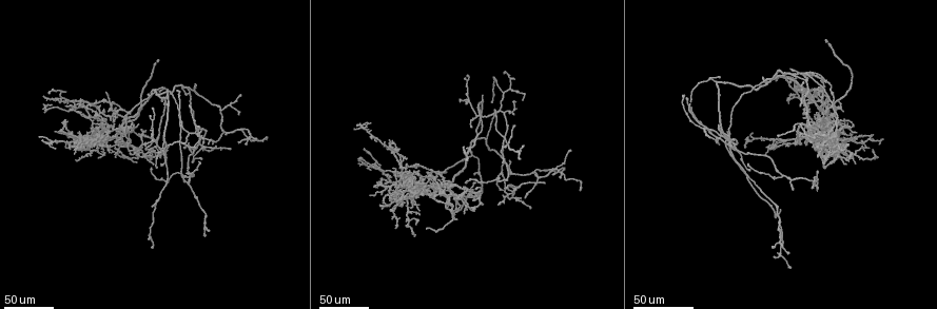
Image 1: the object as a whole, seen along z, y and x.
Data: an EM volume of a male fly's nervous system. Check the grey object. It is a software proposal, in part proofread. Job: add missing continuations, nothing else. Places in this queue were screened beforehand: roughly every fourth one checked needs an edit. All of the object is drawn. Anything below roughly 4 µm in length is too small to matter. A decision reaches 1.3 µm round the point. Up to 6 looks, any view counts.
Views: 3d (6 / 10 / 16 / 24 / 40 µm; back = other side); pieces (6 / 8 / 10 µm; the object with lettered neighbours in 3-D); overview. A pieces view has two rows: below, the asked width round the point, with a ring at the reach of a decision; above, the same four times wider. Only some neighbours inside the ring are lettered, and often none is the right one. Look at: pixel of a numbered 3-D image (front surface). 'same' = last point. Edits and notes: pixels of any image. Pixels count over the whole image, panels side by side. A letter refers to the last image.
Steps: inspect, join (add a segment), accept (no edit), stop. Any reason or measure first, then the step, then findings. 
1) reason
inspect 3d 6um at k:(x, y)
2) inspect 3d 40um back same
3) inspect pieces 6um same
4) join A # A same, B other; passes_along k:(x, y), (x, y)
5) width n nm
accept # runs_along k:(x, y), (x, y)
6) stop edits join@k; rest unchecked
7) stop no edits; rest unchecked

inspect 3d 40um at 1:(149, 156)

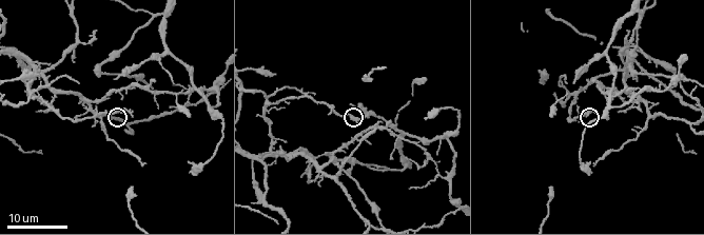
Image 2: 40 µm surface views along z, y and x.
inspect pieces 6um at 2:(588, 116)

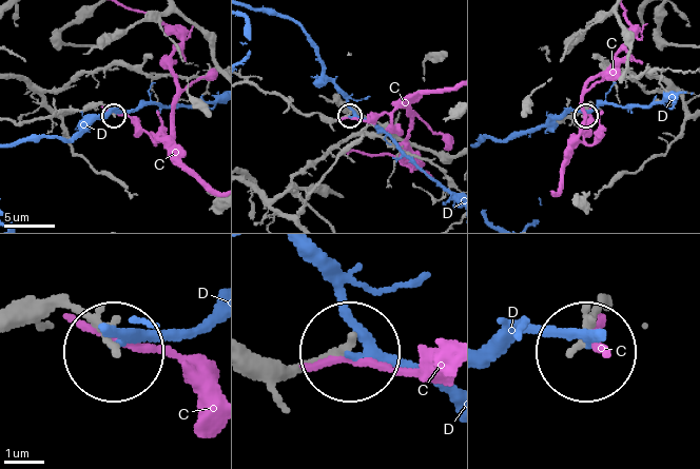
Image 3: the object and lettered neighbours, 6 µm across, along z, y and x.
accept # C other, D other; runs_along 3:(15, 319), (65, 303), (113, 339); none of them fits

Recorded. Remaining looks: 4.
free end
inspect 3d 40um at 1:(92, 120)

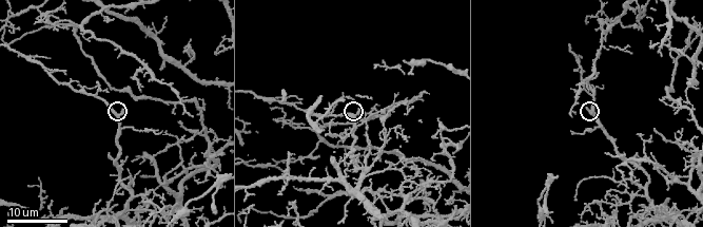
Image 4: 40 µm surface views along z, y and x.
what lies round it
inspect pieces 10um at 4:(587, 107)

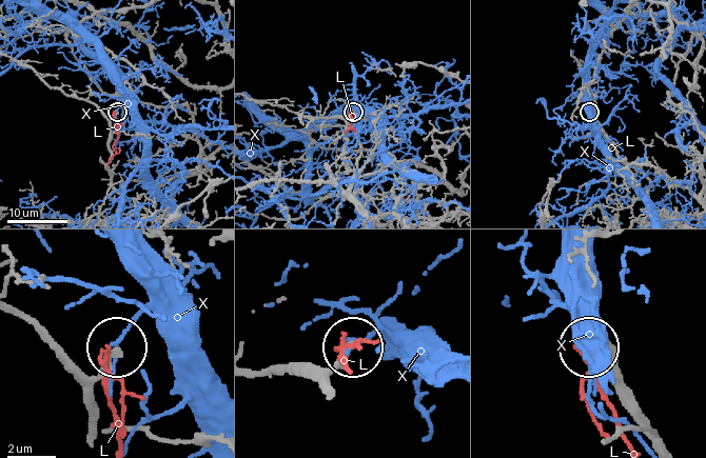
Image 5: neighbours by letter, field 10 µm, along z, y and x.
accept # L other, X other; runs_along 5:(87, 416), (90, 385), (118, 352); none of them fits

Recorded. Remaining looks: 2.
tapers out
inspect 3d 24um at 1:(84, 102)

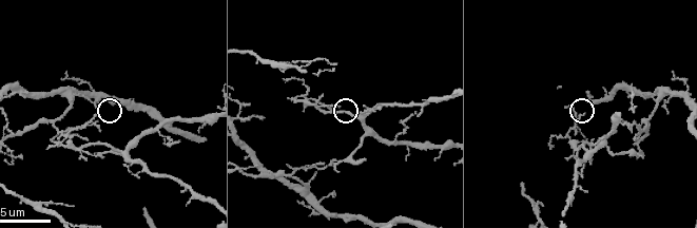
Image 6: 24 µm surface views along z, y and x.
inspect pieces 8um at 6:(98, 112)

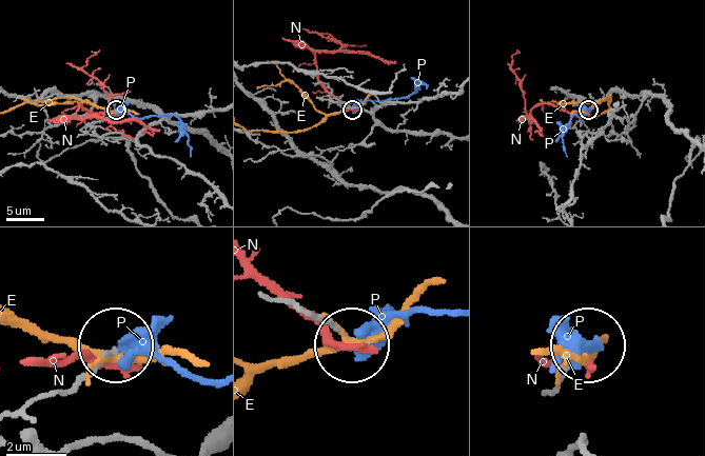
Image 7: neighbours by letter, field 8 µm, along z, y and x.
width 150 nm
accept # E other, N other, P other; runs_along 7:(40, 442), (25, 419), (33, 404), (78, 382), (114, 347); none of them fits

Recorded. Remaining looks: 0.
stop no edits; rest unchecked

